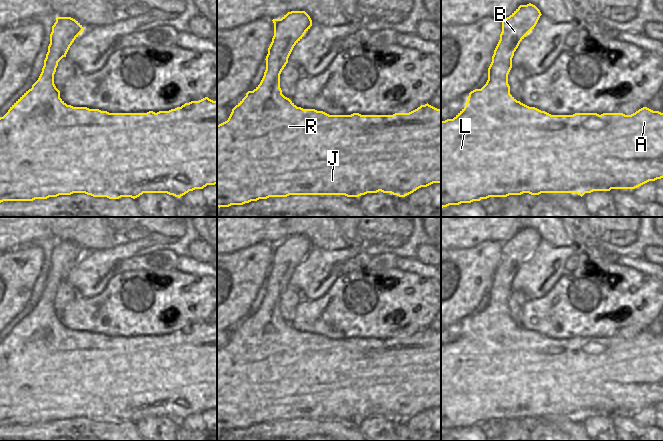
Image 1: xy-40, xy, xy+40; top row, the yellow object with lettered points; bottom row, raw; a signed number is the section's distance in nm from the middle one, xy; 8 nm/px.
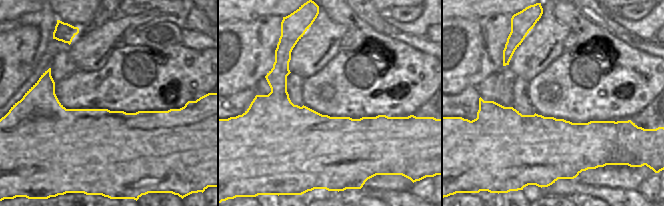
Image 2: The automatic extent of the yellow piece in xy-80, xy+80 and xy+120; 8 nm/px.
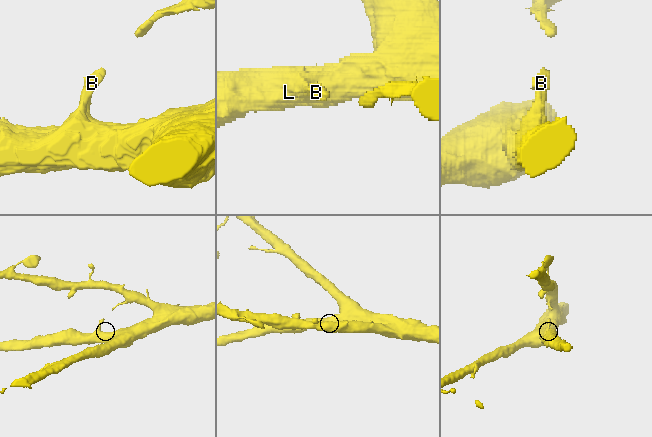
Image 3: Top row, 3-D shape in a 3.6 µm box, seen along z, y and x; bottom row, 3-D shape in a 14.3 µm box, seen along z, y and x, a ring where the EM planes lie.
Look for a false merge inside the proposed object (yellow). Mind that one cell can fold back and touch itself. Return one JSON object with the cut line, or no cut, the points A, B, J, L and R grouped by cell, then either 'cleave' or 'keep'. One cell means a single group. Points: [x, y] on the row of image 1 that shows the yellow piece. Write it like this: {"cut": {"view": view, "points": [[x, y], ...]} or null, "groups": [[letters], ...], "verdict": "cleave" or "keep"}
{"cut": null, "groups": [["A", "B", "J", "L", "R"]], "verdict": "keep"}

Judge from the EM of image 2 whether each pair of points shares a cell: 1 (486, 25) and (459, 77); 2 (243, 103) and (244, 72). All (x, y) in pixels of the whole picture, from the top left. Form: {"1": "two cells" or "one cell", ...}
{"1": "one cell", "2": "two cells"}

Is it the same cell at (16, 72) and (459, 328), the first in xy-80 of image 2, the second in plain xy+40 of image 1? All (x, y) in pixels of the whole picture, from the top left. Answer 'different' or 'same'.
different

